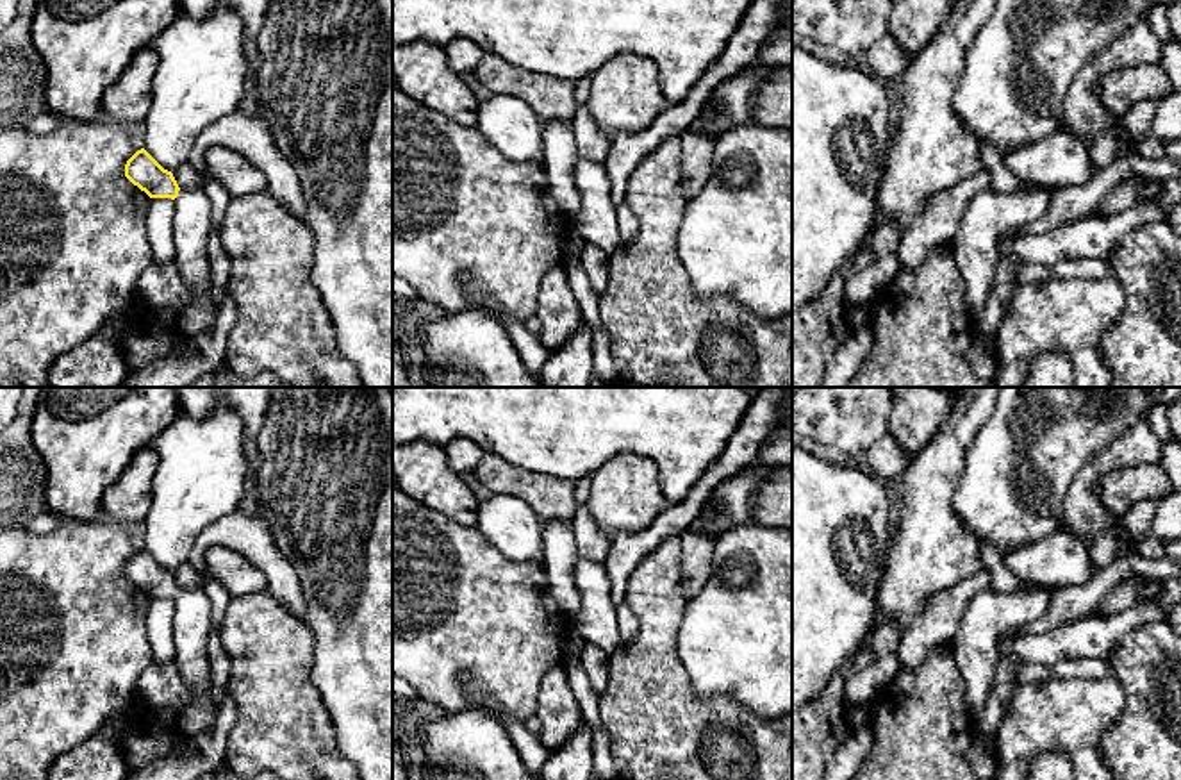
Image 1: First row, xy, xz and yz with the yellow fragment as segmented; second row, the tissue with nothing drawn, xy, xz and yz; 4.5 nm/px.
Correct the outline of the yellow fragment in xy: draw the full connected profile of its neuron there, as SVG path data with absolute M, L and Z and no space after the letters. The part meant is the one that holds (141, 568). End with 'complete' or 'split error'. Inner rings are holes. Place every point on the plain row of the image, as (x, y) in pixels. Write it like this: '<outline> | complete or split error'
M145 548L127 560L125 577L150 598L175 602L175 662L189 687L191 700L205 701L211 687L207 637L214 628L205 591L202 587L180 589L173 573L164 569Z | split error

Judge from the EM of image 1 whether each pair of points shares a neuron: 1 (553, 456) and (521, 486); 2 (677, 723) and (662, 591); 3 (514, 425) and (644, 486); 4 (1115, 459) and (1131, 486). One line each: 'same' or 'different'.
1: different
2: same
3: different
4: different

